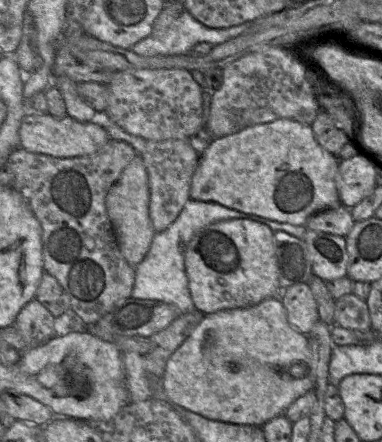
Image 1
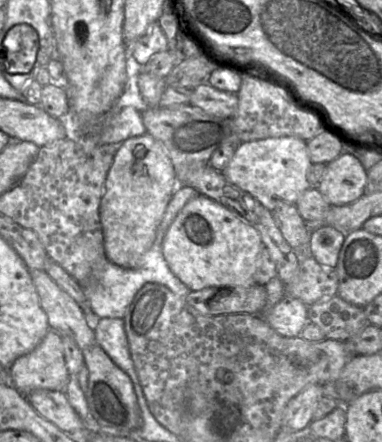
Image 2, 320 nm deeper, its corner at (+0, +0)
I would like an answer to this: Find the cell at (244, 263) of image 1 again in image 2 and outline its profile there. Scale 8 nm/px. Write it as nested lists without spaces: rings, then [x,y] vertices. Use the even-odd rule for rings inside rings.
[[[198,195],[190,200],[178,213],[168,228],[162,253],[172,273],[191,291],[208,287],[250,287],[255,285],[254,274],[263,243],[259,232],[244,218],[238,218],[220,203]]]

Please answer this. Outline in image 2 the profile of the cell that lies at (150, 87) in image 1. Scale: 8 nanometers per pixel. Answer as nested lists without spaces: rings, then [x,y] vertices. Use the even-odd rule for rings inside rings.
[[[203,83],[192,91],[191,105],[217,118],[231,118],[238,105],[236,93],[225,92]]]

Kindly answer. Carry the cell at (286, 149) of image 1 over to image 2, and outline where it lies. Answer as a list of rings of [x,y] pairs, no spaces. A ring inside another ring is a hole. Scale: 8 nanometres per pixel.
[[[293,136],[271,137],[239,143],[233,158],[220,172],[230,183],[250,193],[273,211],[279,204],[295,204],[301,194],[310,188],[307,172],[311,164],[307,141]]]

